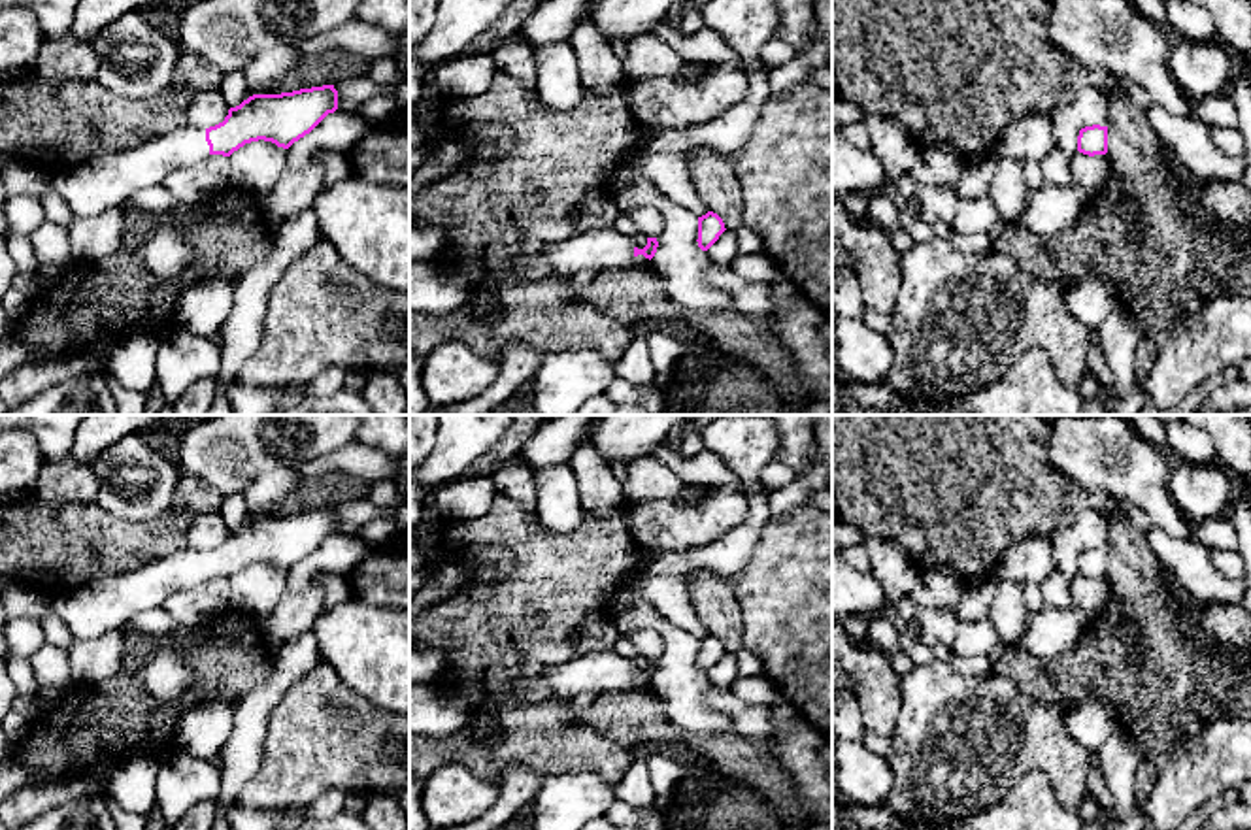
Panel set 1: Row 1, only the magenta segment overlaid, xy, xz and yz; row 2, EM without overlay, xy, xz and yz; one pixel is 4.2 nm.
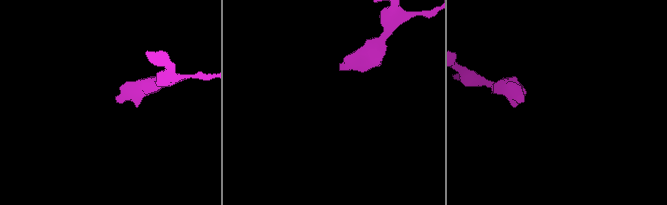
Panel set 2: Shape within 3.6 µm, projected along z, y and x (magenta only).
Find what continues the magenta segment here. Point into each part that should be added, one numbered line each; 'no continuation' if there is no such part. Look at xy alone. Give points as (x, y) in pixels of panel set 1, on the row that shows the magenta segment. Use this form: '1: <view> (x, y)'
1: xy (108, 182)

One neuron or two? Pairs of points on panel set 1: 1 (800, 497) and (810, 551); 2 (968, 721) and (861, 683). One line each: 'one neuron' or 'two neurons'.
1: two neurons
2: two neurons

